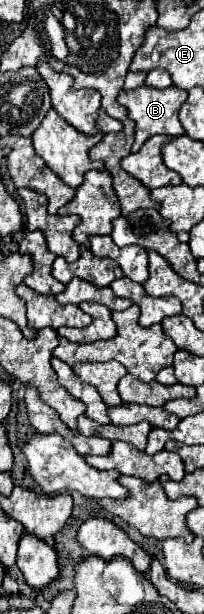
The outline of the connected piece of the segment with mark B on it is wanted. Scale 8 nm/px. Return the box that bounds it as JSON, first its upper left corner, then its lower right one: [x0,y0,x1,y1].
[118,85,188,151]

